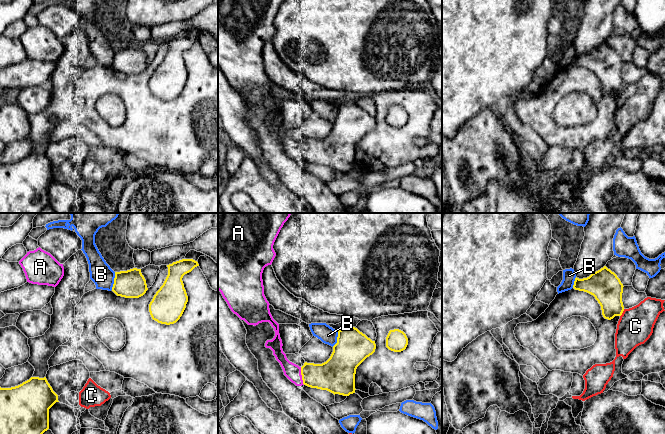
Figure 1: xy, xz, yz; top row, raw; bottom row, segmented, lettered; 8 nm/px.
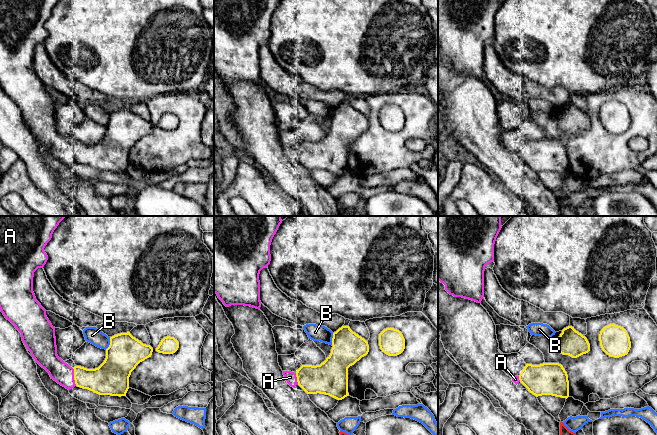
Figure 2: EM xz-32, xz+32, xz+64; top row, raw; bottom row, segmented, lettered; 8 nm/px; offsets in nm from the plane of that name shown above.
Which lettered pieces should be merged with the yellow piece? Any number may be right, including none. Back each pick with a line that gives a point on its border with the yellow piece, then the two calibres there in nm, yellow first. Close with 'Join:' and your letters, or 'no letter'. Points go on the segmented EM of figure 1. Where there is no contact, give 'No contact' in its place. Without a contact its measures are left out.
A: Touches yellow at xz (302, 376). Thickness 260 nm (yellow) against 130 nm
Join: A

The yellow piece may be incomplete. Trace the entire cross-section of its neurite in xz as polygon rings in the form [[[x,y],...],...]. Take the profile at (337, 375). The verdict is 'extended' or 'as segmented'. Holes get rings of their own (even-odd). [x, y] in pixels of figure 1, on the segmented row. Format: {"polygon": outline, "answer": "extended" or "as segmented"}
{"polygon": [[[218,213],[218,290],[227,302],[231,311],[248,325],[258,325],[262,322],[269,322],[274,328],[275,336],[267,340],[266,348],[273,351],[273,355],[280,363],[284,375],[296,386],[306,385],[311,388],[327,390],[331,393],[349,396],[355,393],[355,374],[357,367],[370,355],[375,352],[376,344],[365,334],[355,327],[345,327],[338,331],[337,343],[333,346],[330,358],[322,364],[305,362],[302,367],[290,362],[282,349],[282,340],[279,334],[279,324],[273,319],[269,302],[264,295],[262,273],[266,266],[271,265],[276,253],[273,249],[274,242],[290,217],[290,213]]], "answer": "extended"}

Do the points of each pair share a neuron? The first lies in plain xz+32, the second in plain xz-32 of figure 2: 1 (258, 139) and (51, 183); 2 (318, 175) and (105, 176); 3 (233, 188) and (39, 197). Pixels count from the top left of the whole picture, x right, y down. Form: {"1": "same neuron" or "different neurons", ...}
{"1": "different neurons", "2": "different neurons", "3": "same neuron"}

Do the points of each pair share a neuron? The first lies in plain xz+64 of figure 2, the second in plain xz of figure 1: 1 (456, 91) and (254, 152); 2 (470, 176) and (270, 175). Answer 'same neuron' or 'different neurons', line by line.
1: different neurons
2: different neurons

